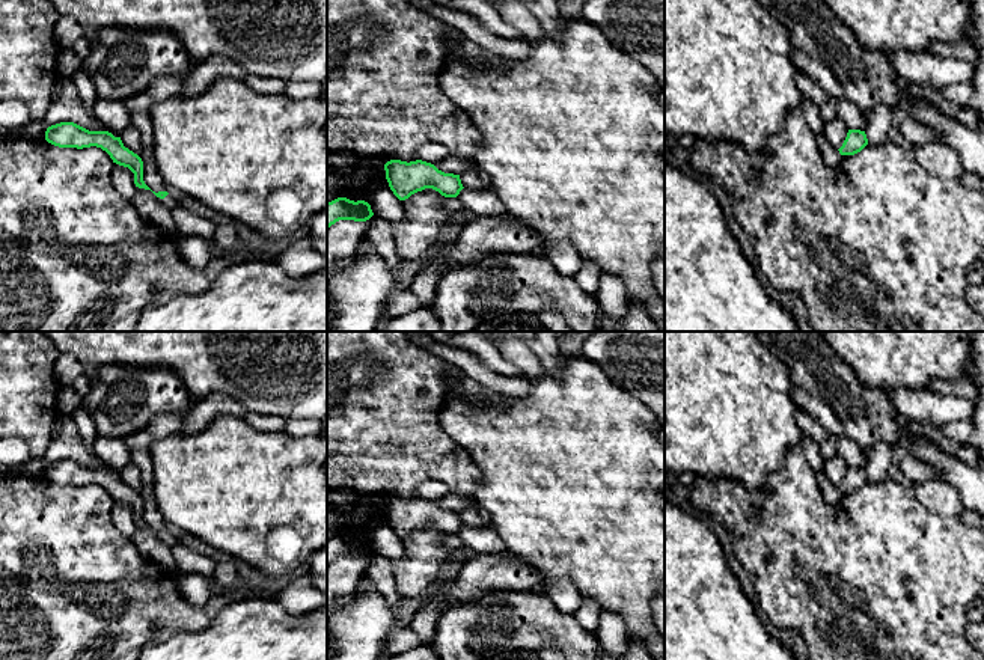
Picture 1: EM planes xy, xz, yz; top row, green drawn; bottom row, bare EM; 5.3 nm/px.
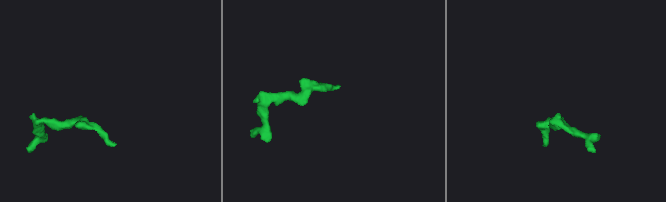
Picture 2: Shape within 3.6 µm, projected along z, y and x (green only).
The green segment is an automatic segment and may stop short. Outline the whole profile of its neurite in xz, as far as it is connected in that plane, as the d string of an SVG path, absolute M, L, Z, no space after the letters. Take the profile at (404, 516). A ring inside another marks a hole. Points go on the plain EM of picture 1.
M390 497L384 502L386 517L390 527L399 538L425 526L432 526L445 535L457 535L464 526L460 512L445 511L434 502L416 497Z

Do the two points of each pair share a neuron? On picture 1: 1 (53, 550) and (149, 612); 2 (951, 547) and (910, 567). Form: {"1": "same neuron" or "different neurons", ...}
{"1": "same neuron", "2": "same neuron"}

